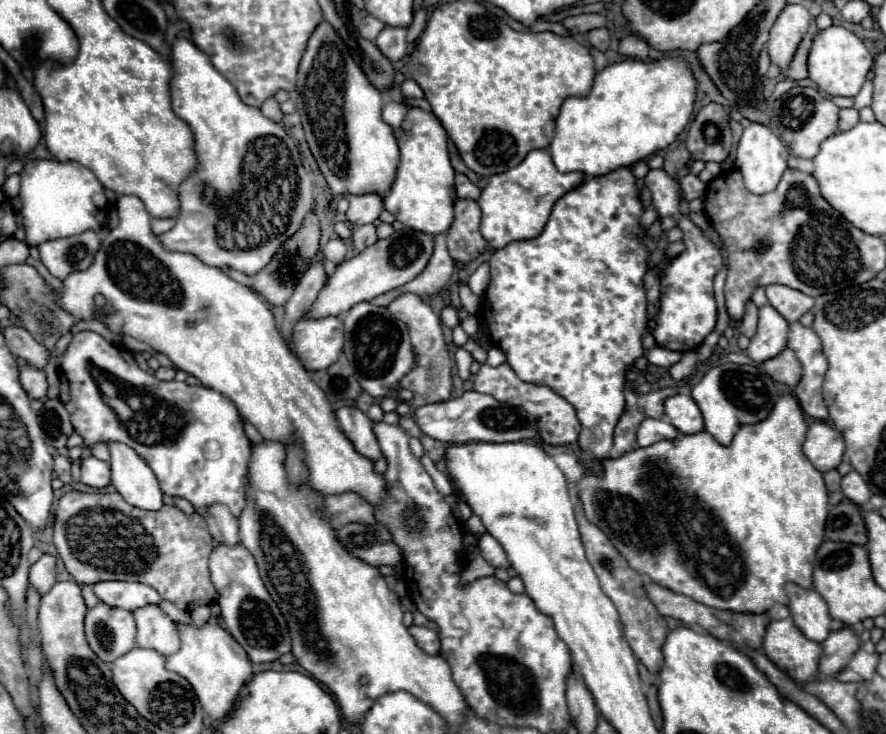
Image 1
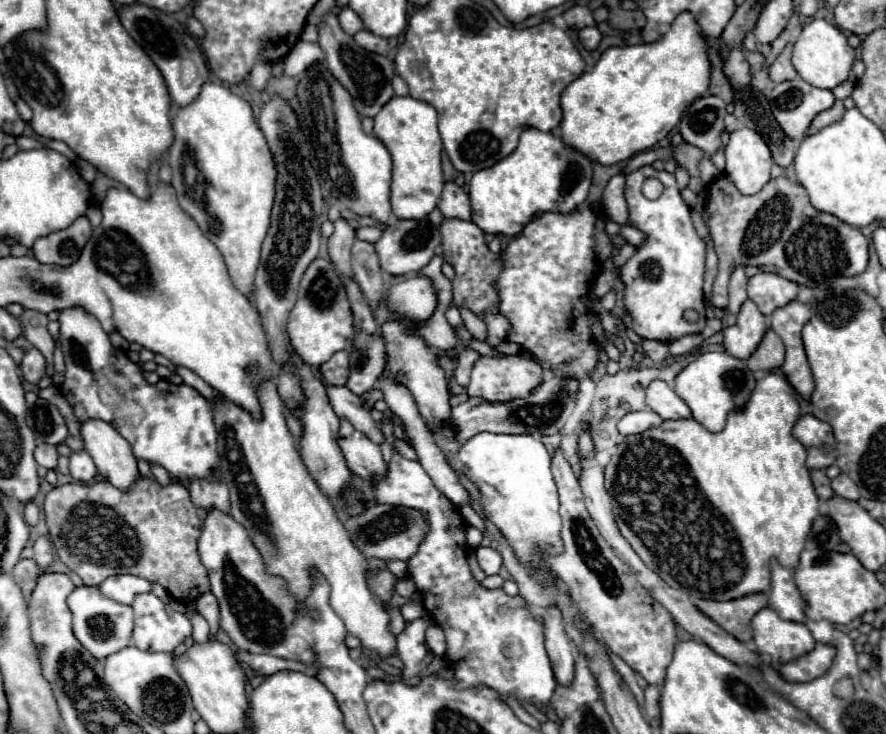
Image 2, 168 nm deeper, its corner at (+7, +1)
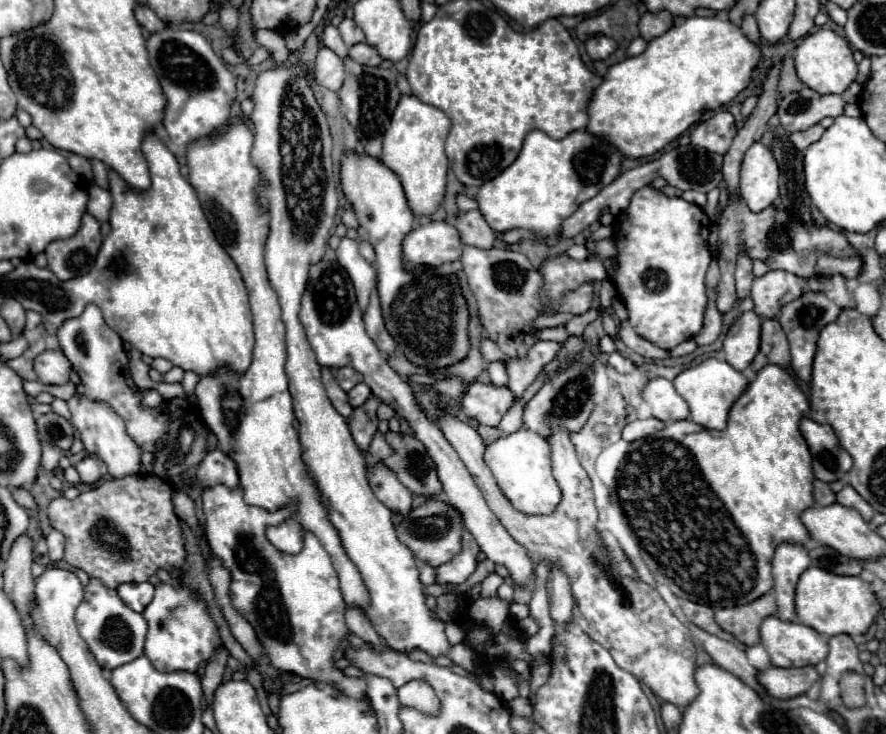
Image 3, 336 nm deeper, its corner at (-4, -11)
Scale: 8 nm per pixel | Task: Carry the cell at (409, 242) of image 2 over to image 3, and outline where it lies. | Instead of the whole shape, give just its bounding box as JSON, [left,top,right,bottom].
[402,221,464,271]

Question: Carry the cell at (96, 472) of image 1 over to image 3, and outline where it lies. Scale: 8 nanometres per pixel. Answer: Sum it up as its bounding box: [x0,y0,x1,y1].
[76,457,102,485]

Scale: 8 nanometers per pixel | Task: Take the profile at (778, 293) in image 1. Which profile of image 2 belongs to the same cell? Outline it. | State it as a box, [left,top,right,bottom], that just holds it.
[747,271,797,317]

